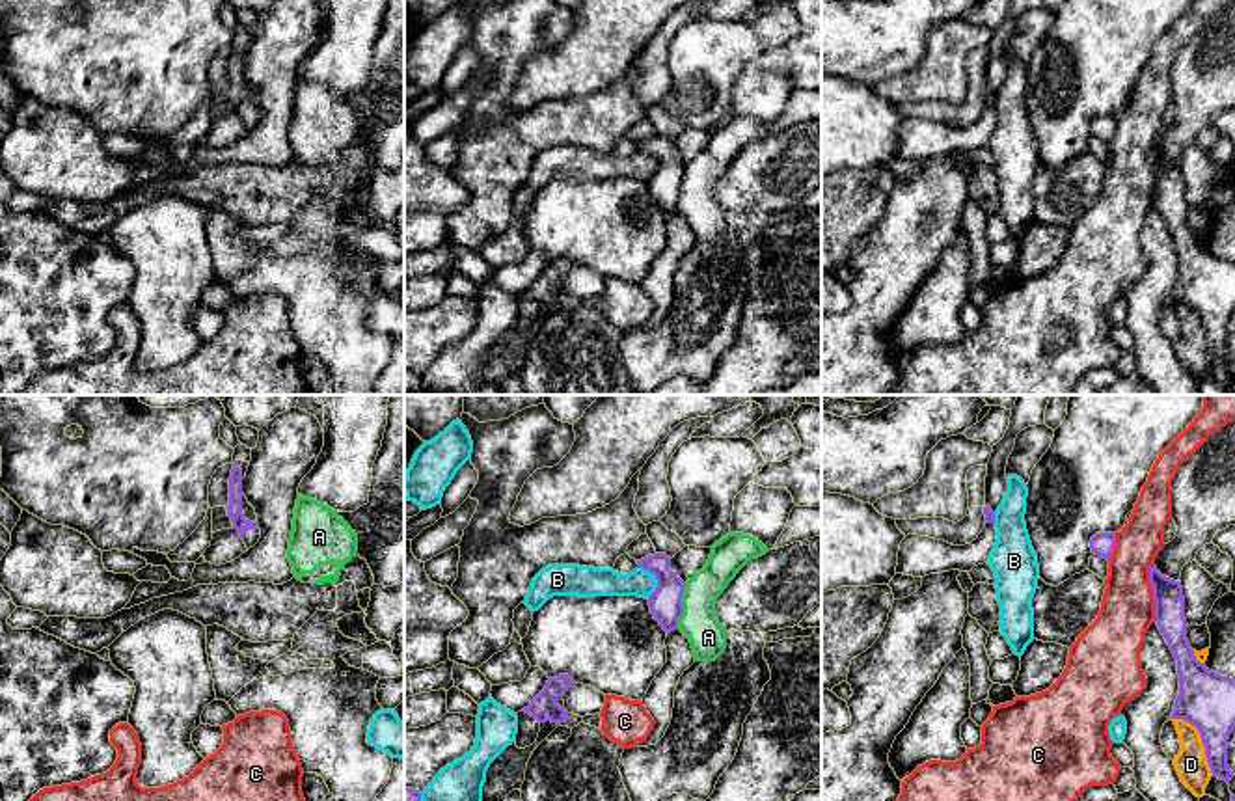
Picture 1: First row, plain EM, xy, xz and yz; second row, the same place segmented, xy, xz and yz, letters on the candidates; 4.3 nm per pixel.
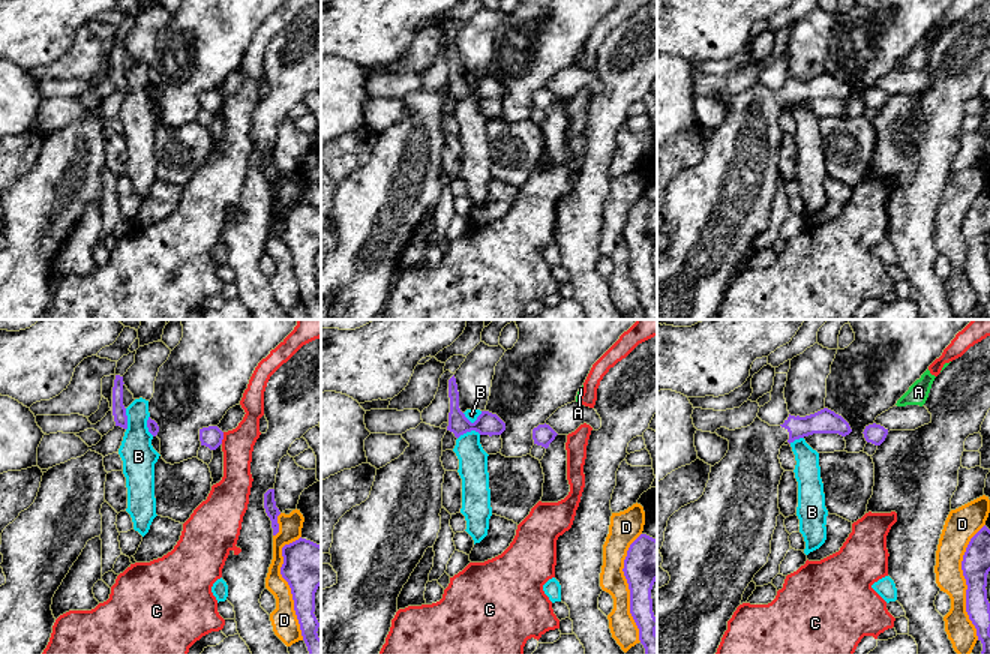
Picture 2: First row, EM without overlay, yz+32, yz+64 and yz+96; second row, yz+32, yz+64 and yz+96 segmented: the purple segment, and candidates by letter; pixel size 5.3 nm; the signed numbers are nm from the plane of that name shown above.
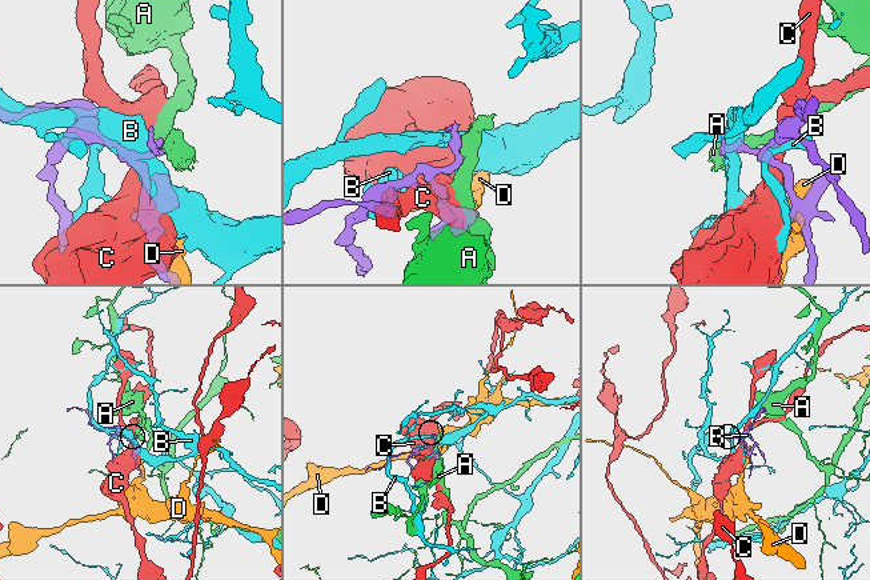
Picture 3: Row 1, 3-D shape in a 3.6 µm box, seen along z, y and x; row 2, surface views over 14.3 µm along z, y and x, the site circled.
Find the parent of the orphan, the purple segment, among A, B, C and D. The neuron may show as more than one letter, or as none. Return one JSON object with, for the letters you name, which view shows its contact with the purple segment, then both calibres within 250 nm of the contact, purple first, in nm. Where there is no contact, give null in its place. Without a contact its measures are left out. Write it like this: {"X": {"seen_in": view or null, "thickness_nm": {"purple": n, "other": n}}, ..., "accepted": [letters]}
{"accepted": []}

